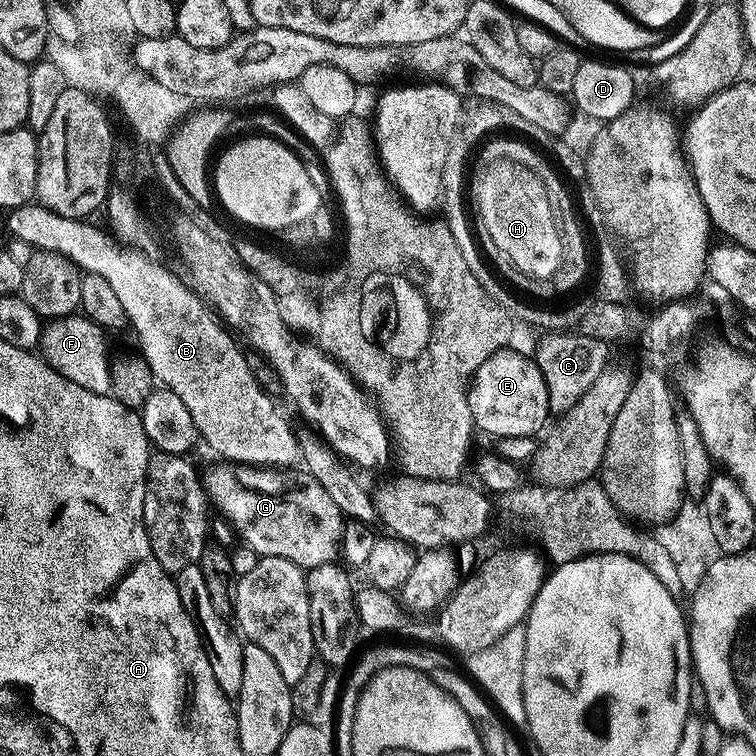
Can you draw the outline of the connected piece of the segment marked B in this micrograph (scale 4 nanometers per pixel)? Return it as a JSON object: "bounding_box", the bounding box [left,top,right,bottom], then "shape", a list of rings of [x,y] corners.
{"bounding_box":[7,202,303,470],"shape":[[[39,202],[11,209],[7,216],[8,234],[13,239],[24,241],[37,251],[58,253],[82,272],[102,274],[121,300],[125,319],[129,325],[132,324],[138,336],[142,358],[150,366],[153,379],[172,390],[185,403],[201,441],[206,442],[223,461],[289,470],[303,463],[303,443],[299,442],[271,398],[260,388],[234,340],[236,338],[215,318],[205,301],[184,286],[161,261],[154,262],[143,251],[125,248],[111,233],[104,234],[90,224],[91,221],[64,217]]]}

